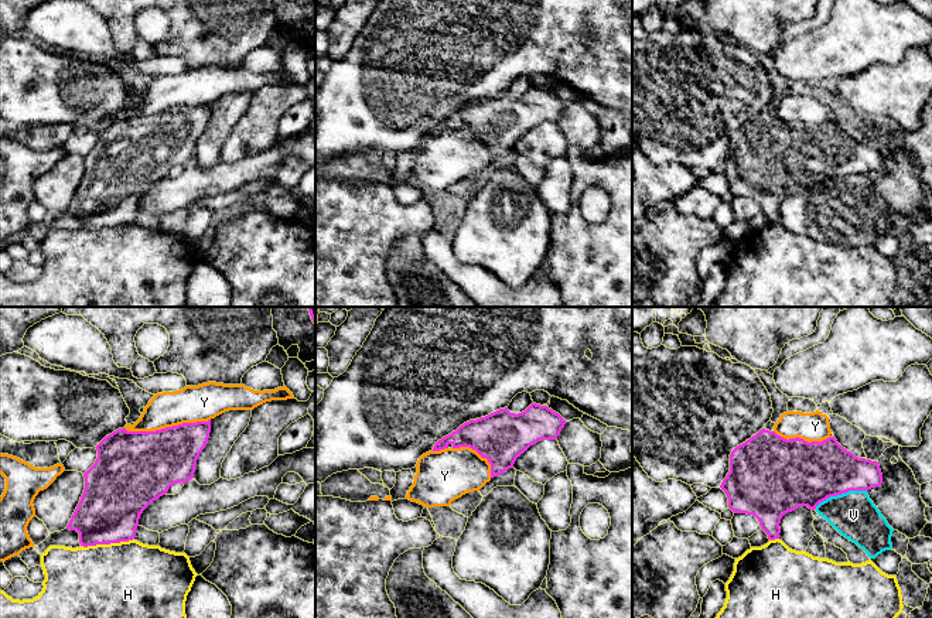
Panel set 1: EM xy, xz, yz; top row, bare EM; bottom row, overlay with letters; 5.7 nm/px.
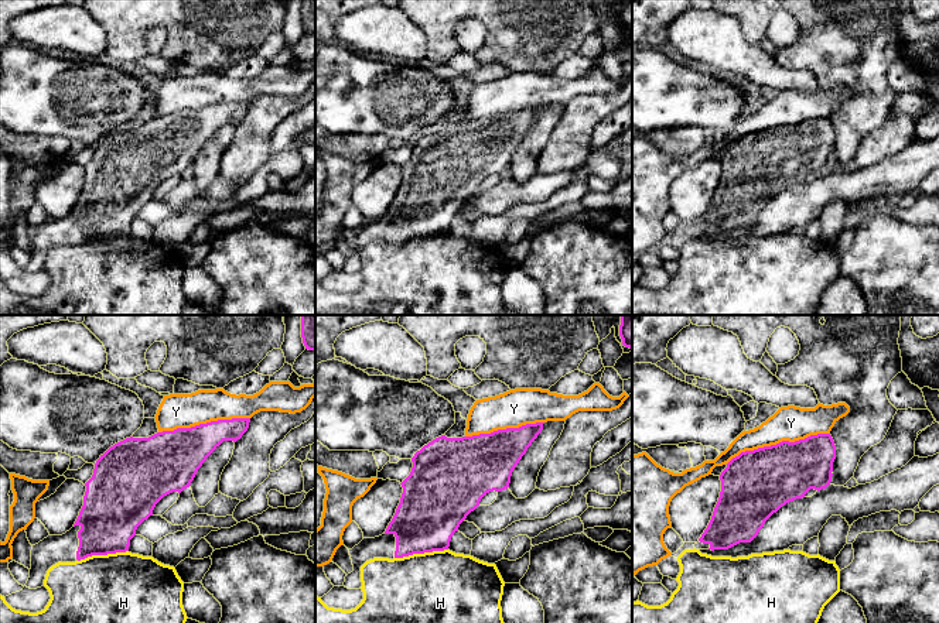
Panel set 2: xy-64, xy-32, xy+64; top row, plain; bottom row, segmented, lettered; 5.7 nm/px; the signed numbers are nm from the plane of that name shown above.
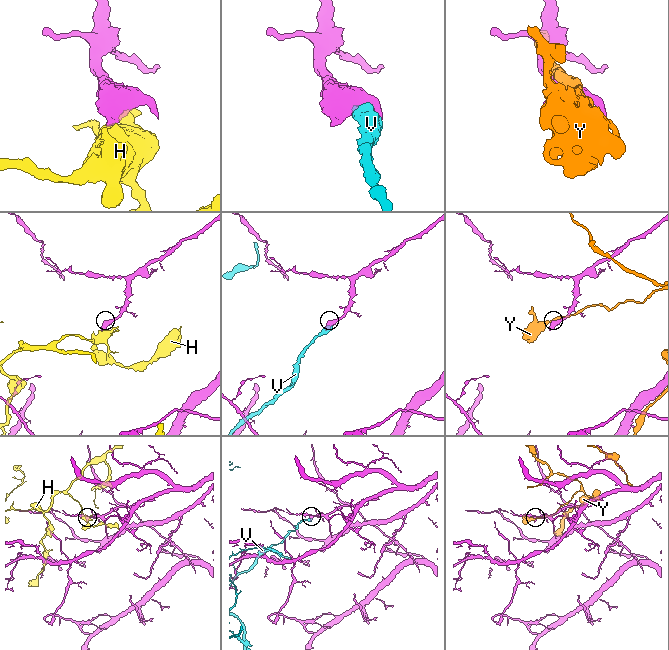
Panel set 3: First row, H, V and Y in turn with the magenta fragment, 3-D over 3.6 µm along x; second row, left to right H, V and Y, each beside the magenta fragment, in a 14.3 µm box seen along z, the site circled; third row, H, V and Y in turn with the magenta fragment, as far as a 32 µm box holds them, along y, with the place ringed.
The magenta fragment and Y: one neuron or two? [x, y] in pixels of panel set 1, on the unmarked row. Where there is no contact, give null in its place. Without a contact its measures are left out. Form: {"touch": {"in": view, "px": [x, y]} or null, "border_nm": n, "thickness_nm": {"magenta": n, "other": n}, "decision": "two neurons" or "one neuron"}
{"touch": {"in": "xy", "px": [166, 111]}, "border_nm": 500, "thickness_nm": {"magenta": 380, "other": 200}, "decision": "two neurons"}

